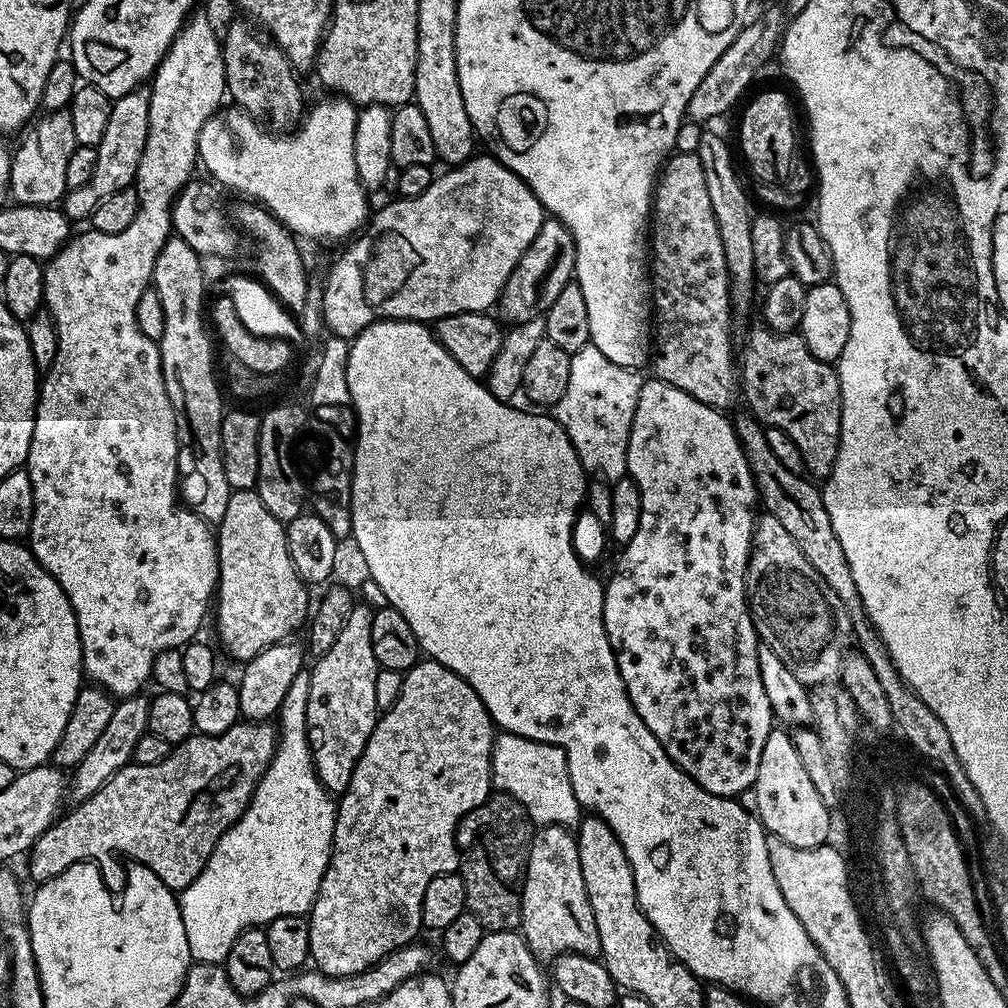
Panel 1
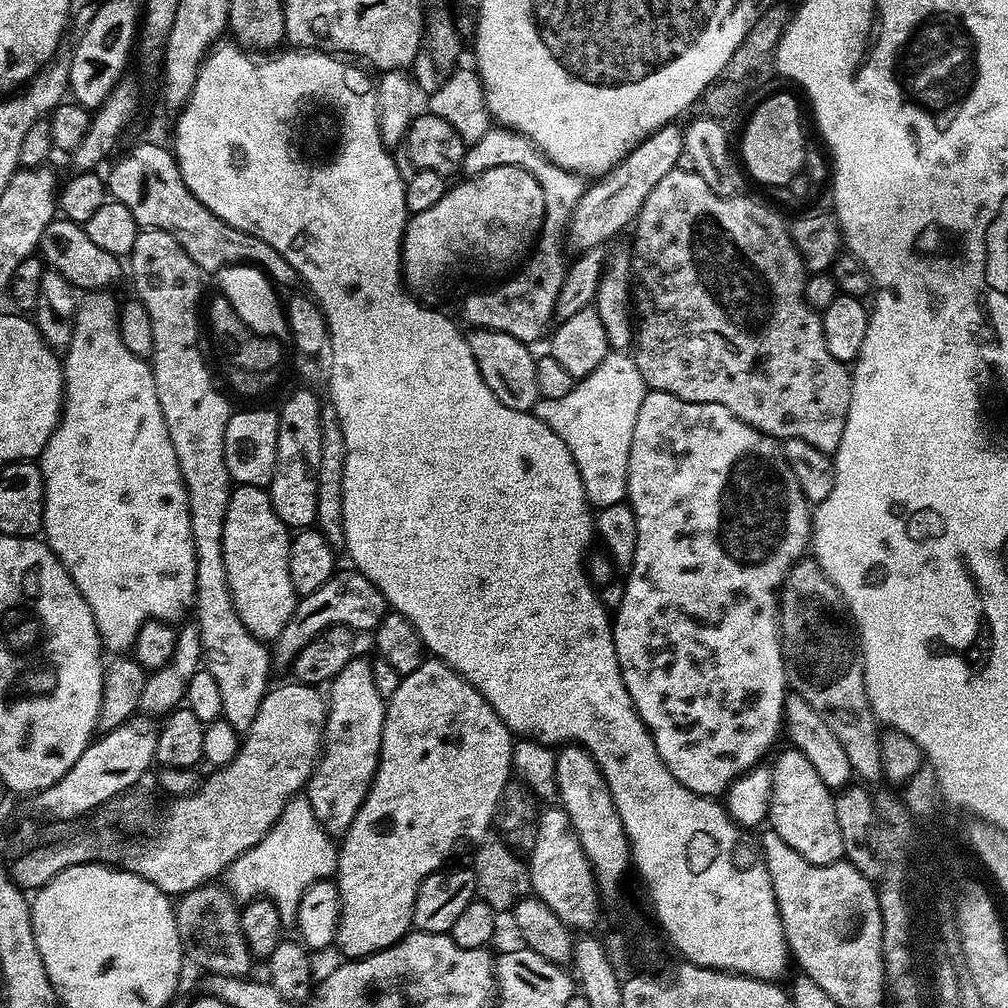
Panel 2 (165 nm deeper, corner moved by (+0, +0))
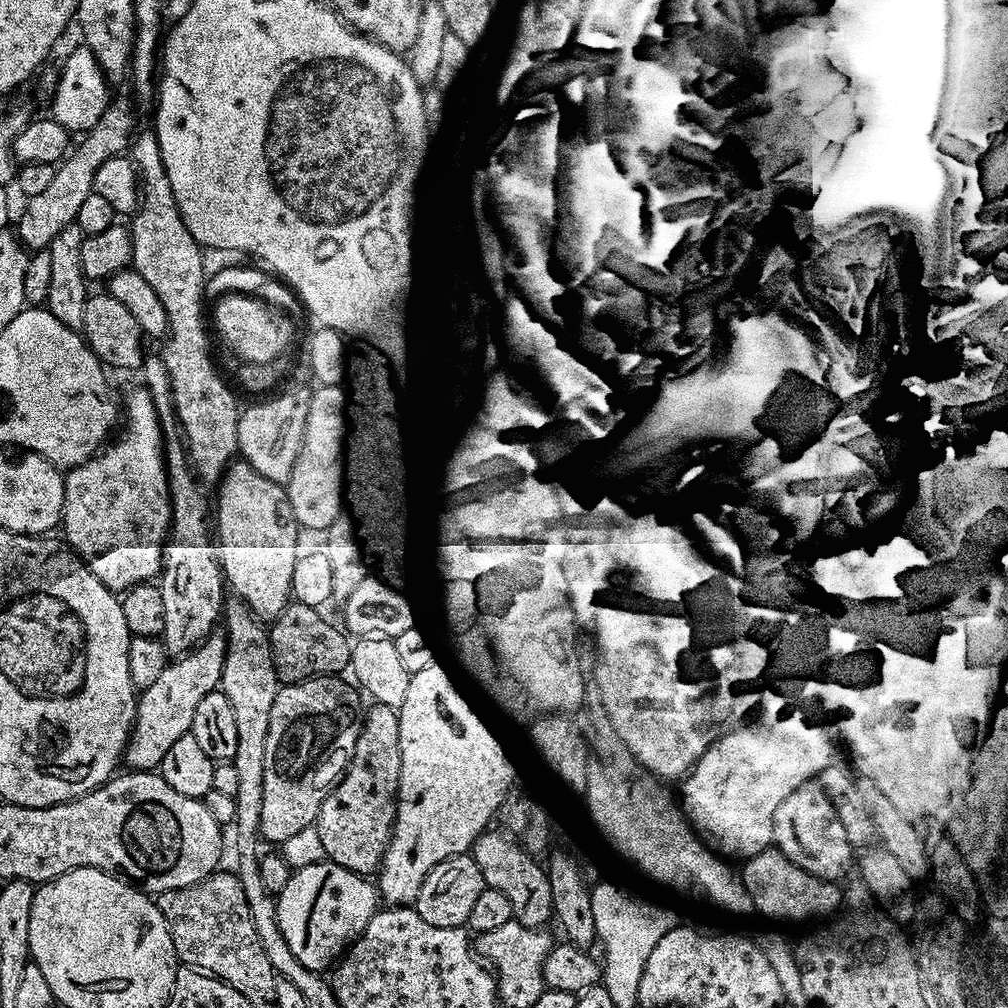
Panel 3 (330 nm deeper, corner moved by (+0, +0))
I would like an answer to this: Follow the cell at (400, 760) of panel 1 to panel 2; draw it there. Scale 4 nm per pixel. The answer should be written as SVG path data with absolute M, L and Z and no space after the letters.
M426 658L418 670L401 679L398 690L394 690L392 696L387 697L384 710L384 725L382 726L382 746L376 773L372 779L370 790L358 810L354 814L354 822L346 829L338 844L336 853L336 874L334 883L336 892L340 896L340 925L336 928L335 947L340 947L345 952L345 957L359 958L361 956L372 956L375 952L381 952L383 948L389 948L412 928L412 911L414 910L414 898L420 889L420 883L425 880L431 872L439 872L445 867L444 859L456 848L460 839L479 841L489 835L494 824L496 807L500 801L502 790L510 782L514 769L512 766L512 746L514 743L513 733L502 722L502 718L482 698L482 694L474 685L459 676L451 666L442 660Z

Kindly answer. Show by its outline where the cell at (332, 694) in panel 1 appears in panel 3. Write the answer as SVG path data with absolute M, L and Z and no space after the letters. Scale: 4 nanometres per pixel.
M372 706L365 716L363 713L358 742L348 769L322 802L322 810L318 810L314 827L318 838L322 838L325 857L351 872L375 873L392 836L400 773L399 721L395 708Z

